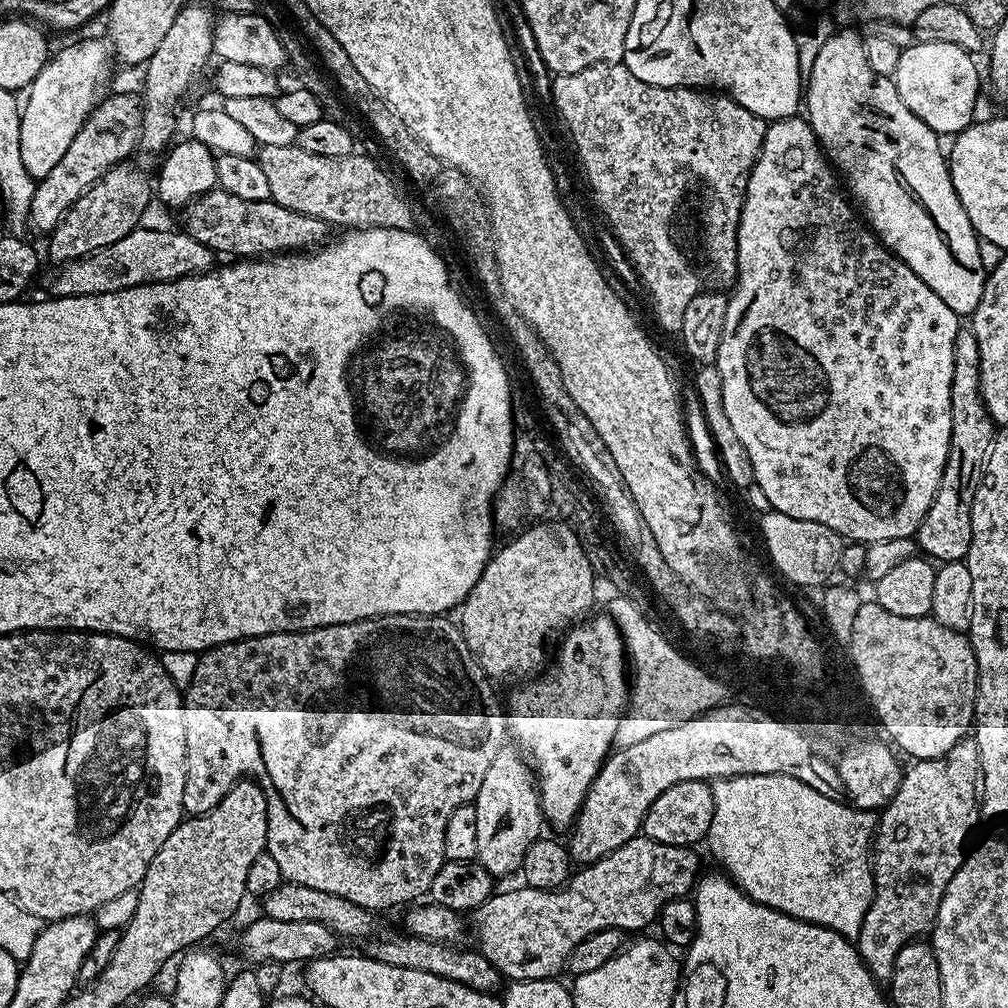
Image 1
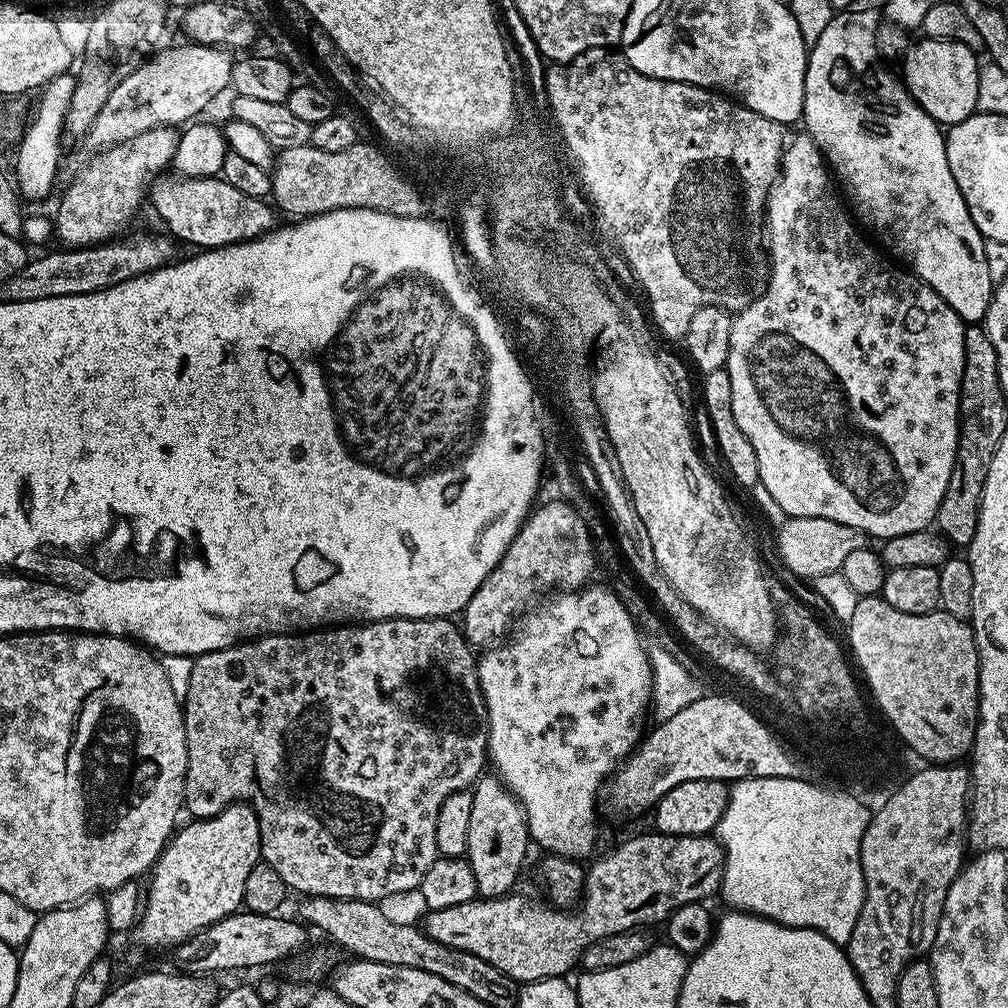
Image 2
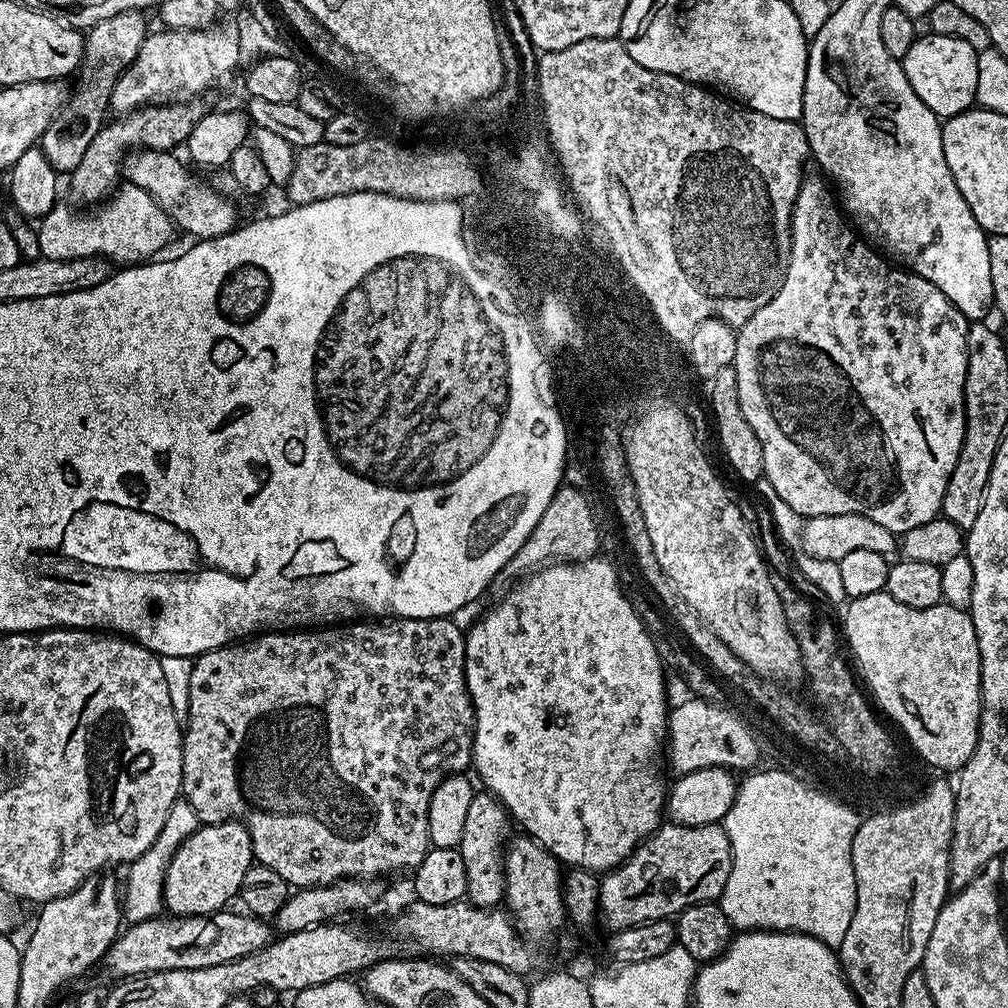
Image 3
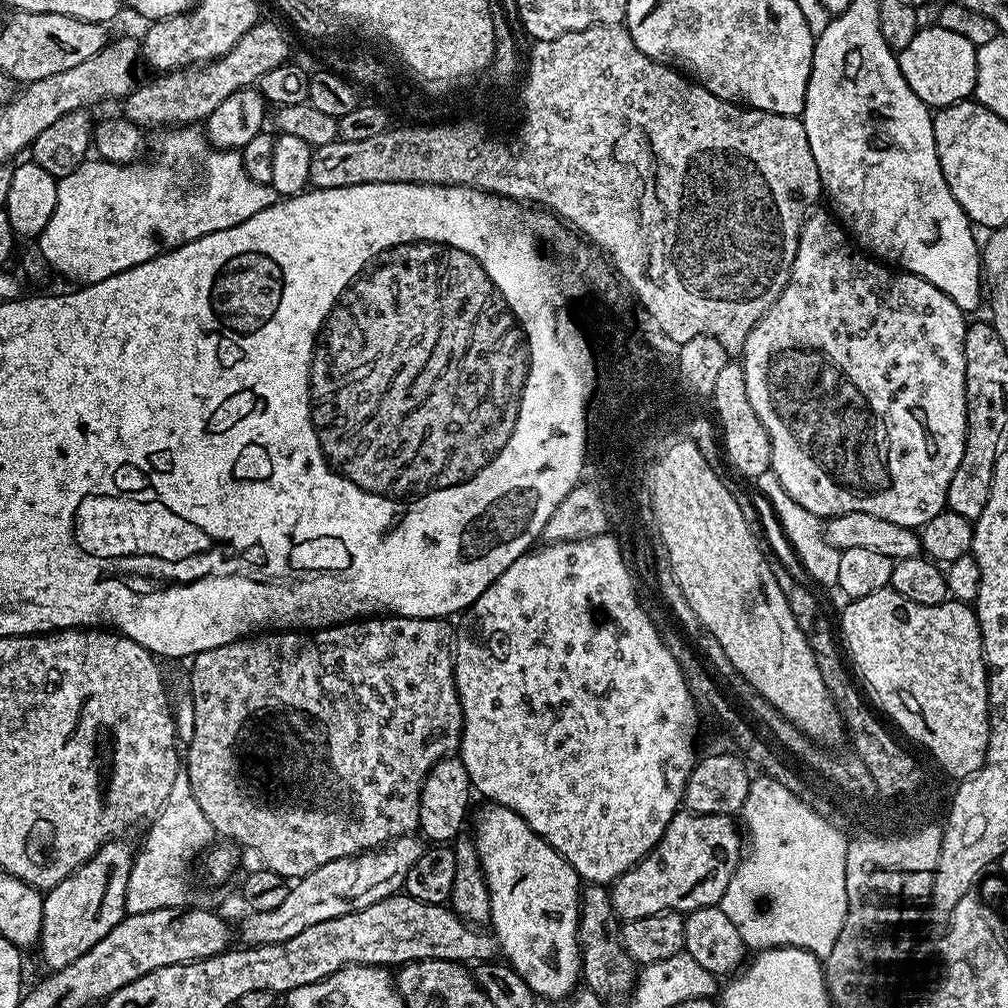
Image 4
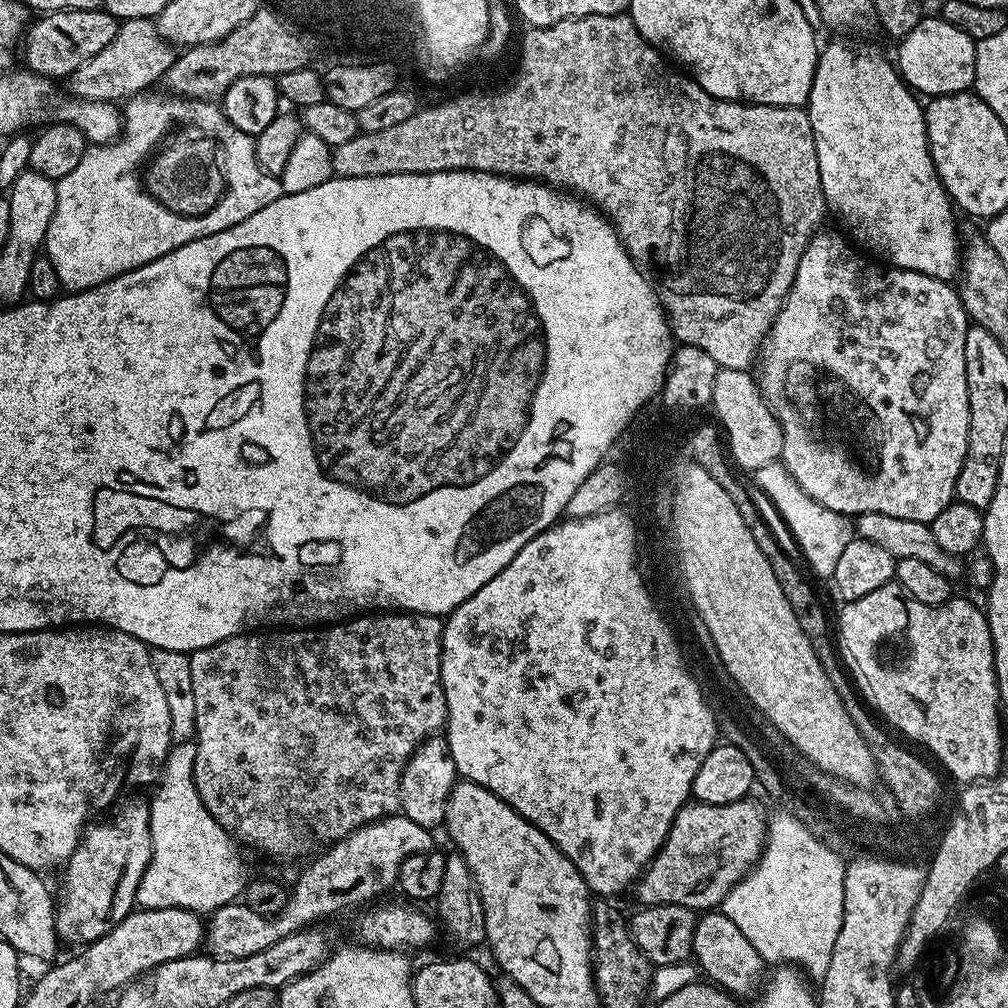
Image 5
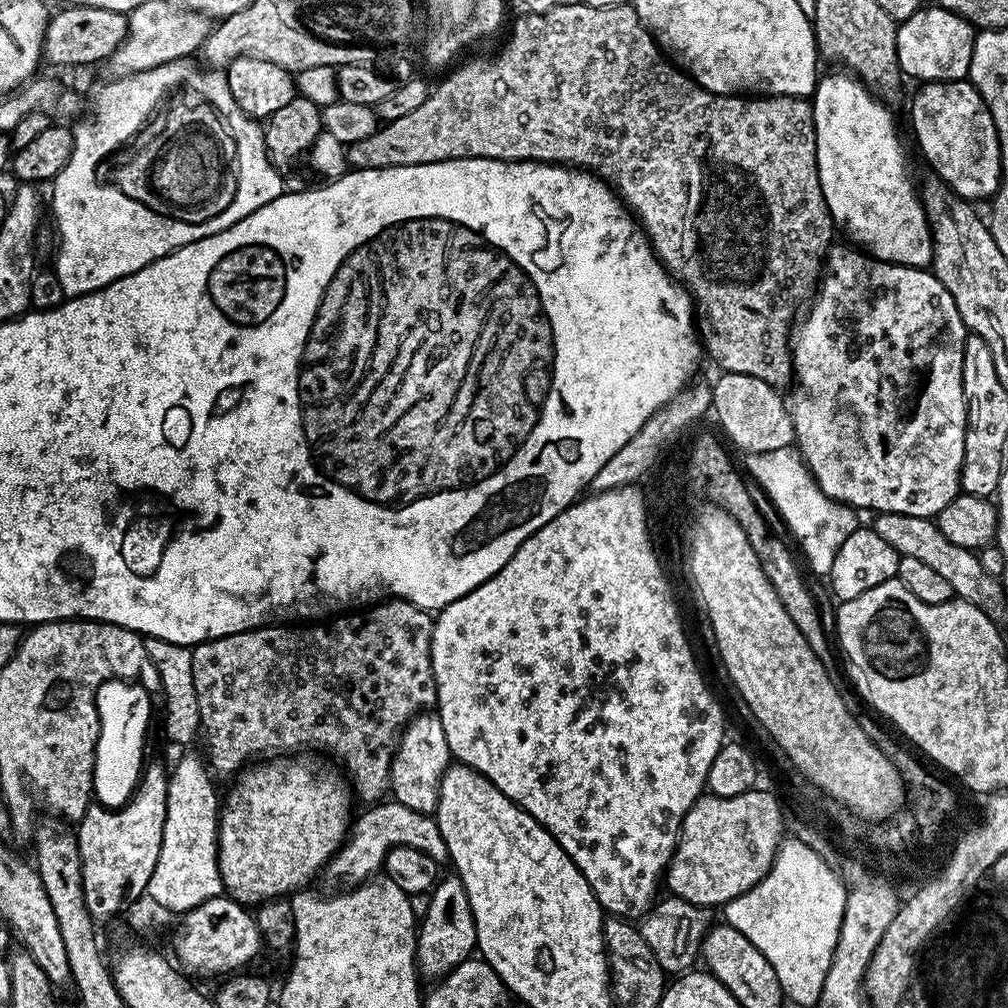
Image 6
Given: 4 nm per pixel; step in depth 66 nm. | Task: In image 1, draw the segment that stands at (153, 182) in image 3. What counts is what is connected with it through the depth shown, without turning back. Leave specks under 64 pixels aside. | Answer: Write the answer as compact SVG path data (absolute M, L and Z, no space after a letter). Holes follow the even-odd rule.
M217 186L211 192L196 197L183 213L183 231L193 236L199 244L205 244L213 253L233 252L236 258L256 258L261 254L288 254L293 250L308 250L319 245L329 225L318 218L286 210L286 206L273 200L250 202L238 198Z

